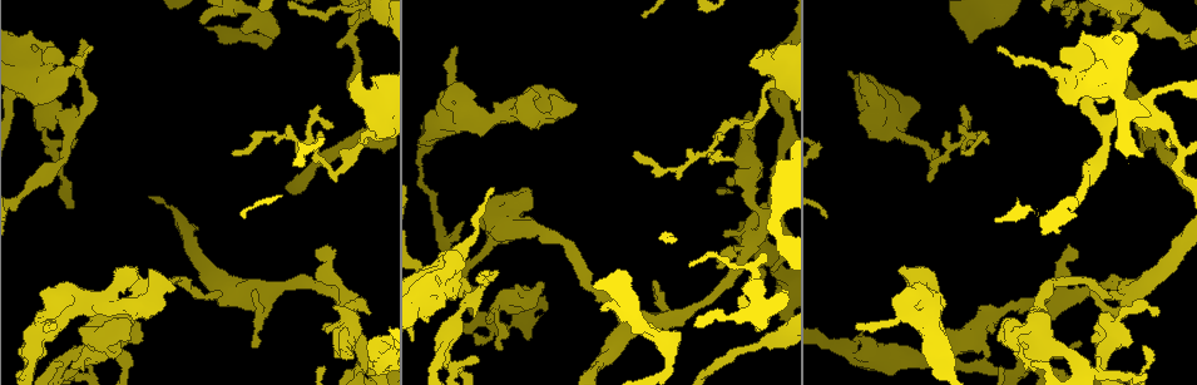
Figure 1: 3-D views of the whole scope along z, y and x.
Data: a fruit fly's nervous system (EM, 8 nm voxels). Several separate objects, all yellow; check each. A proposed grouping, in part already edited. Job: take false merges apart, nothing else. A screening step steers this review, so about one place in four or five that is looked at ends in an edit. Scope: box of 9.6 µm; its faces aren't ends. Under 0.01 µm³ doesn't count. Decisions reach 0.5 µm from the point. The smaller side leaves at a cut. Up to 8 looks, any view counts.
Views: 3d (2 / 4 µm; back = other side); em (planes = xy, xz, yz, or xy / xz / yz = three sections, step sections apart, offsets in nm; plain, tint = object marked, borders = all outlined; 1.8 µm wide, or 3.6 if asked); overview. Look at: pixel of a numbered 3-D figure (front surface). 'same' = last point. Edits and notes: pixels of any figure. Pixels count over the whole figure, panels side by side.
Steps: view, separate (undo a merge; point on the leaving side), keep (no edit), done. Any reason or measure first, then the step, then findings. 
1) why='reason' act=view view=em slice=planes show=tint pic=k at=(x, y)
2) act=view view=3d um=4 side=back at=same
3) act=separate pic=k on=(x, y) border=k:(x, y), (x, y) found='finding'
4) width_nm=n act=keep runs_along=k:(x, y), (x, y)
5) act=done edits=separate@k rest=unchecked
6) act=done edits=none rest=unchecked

why='abrupt turn' act=view view=3d um=2 pic=1 at=(1049, 312)

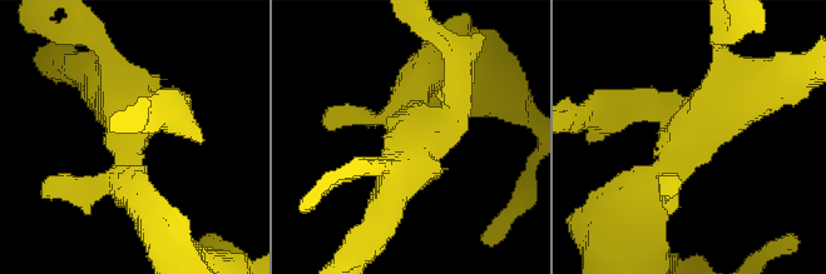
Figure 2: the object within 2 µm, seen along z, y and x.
act=view view=em slice=xy step=4 show=tint pic=2 at=(410, 141)

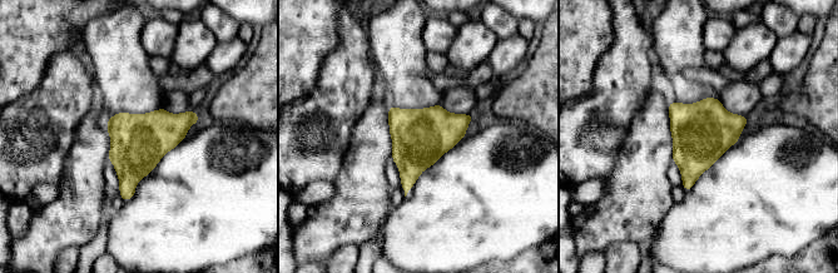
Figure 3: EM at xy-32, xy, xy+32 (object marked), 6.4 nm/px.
act=keep found='continuous, no second neuron'

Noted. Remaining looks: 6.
why='abrupt turn' act=view view=3d um=4 pic=1 at=(964, 144)

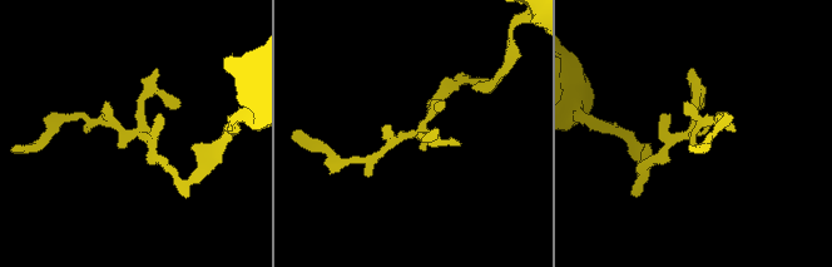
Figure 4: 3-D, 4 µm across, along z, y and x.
arms=3 why='shape alone is not enough' act=view view=em um=3.6 slice=planes show=tint pic=4 at=(692, 135)

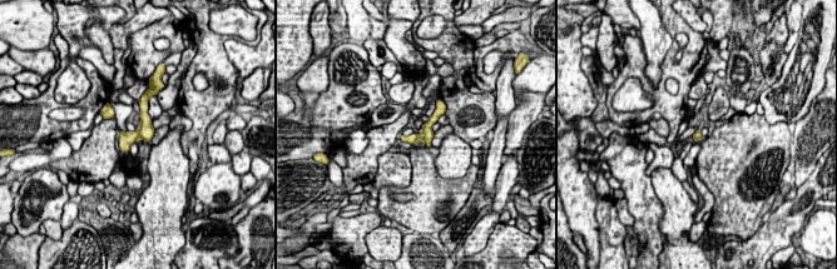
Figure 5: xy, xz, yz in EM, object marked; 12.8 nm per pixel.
width_nm=120 act=keep runs_along=5:(143, 103), (143, 128), (123, 148) found='all the same neuron'

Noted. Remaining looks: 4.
why='branch point' act=view view=em slice=planes show=plain pic=1 at=(663, 340)

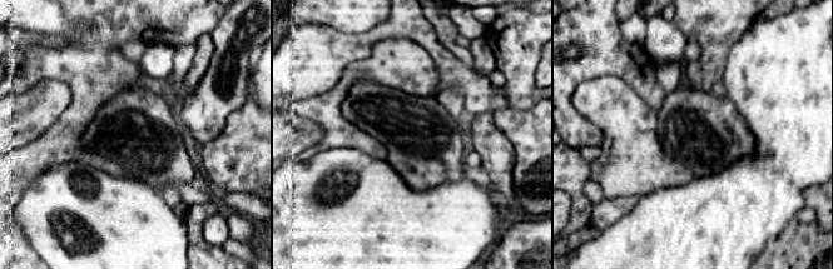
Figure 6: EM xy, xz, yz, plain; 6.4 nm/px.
act=view view=em slice=planes show=borders at=same

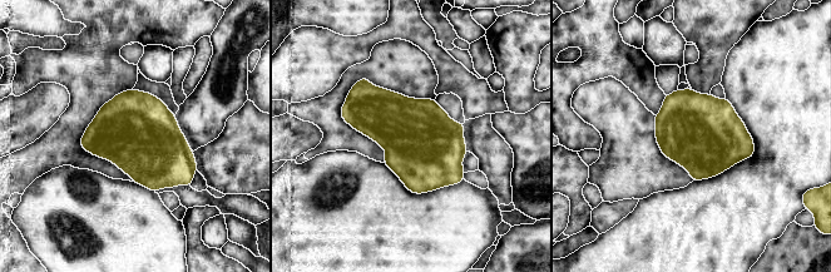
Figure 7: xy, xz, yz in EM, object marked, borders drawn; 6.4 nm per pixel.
act=keep found='all the same neuron'

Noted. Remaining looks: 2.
act=done edits=none rest=unchecked

